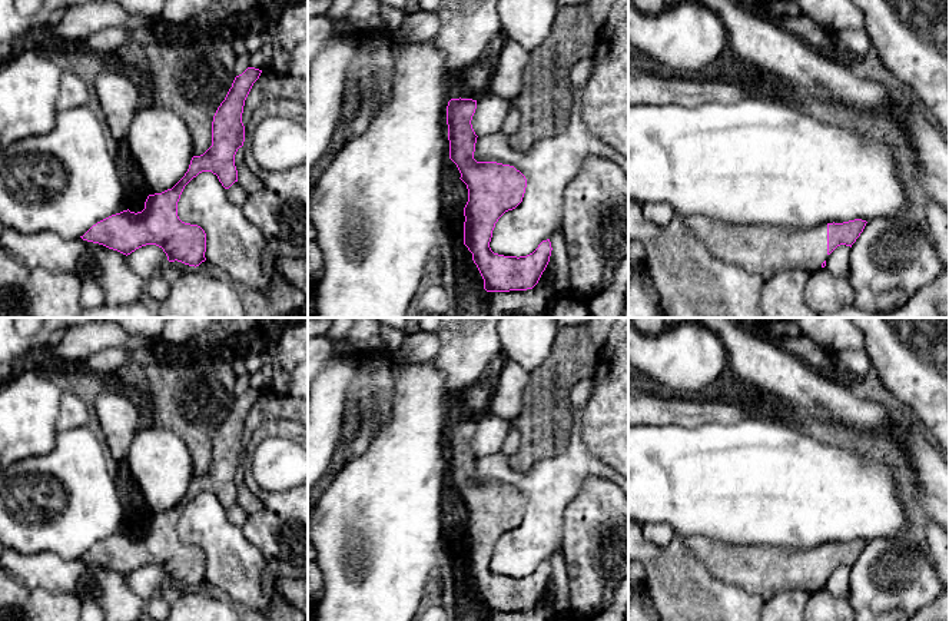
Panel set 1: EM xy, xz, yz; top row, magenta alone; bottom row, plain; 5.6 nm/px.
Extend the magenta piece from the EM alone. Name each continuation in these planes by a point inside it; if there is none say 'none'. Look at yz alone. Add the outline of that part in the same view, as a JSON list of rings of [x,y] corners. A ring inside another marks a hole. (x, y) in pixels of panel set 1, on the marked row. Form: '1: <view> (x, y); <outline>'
1: yz (766, 251); [[[686,216],[686,226],[717,259],[739,265],[750,273],[770,280],[780,272],[800,269],[810,275],[827,260],[827,223],[809,230],[789,230],[773,226],[744,226],[707,216]]]

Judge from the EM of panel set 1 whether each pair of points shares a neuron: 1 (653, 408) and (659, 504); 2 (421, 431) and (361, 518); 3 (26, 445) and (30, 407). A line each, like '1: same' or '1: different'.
1: different
2: same
3: same

